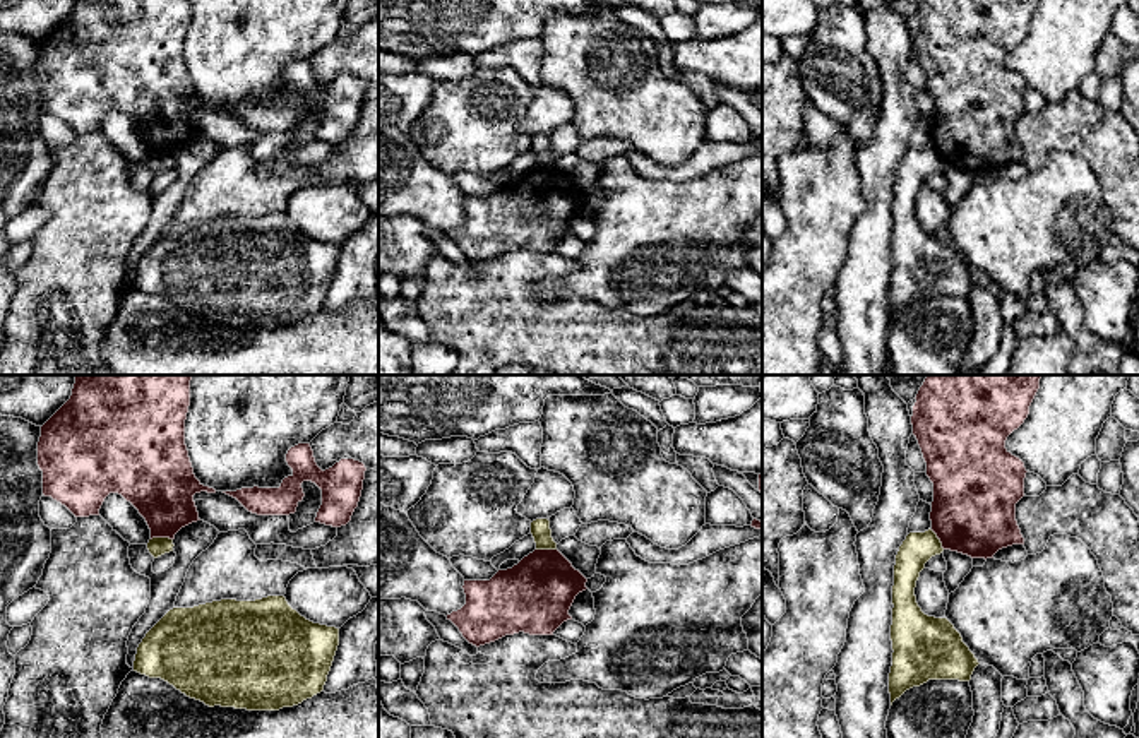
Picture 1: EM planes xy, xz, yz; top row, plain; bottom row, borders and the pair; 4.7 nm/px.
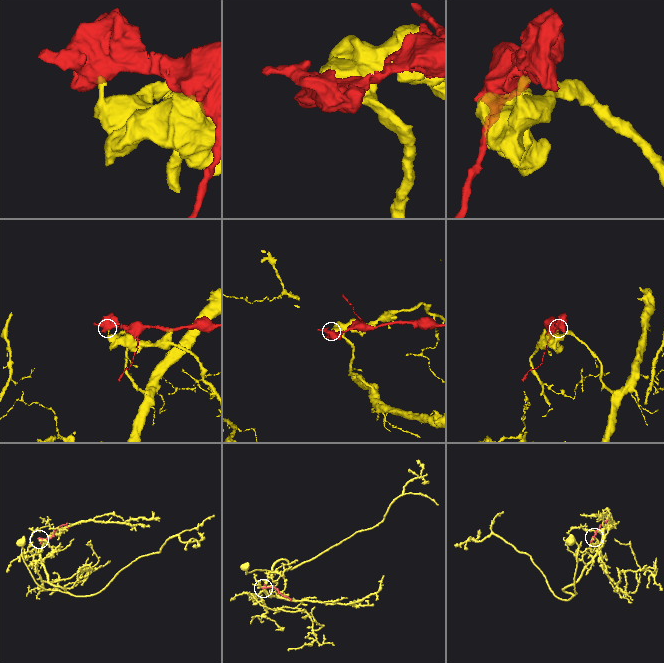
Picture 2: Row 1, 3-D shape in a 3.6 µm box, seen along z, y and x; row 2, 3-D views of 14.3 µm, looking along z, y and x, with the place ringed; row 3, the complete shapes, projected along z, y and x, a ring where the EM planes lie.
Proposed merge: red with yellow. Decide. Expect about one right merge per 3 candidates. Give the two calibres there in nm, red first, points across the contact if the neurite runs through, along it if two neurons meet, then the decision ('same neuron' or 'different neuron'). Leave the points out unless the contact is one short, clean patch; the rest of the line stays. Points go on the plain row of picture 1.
320/90 nm | different neuron

